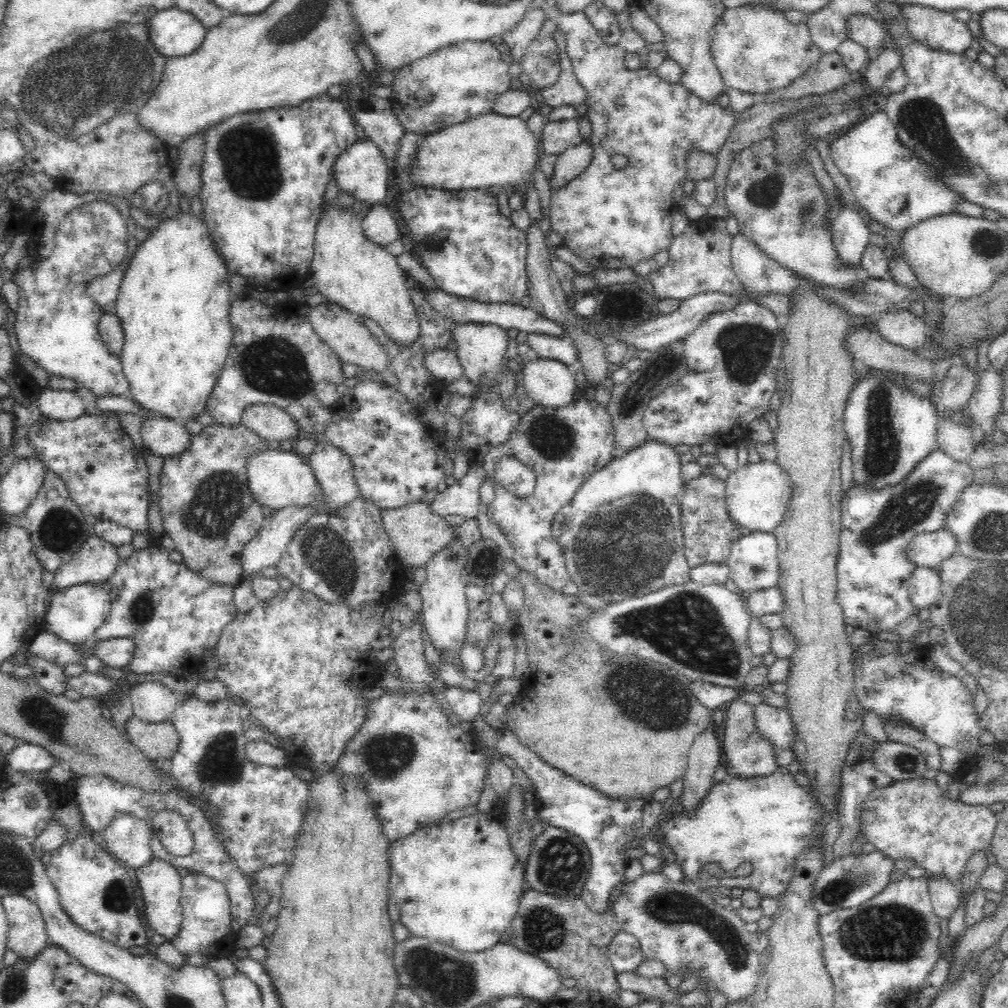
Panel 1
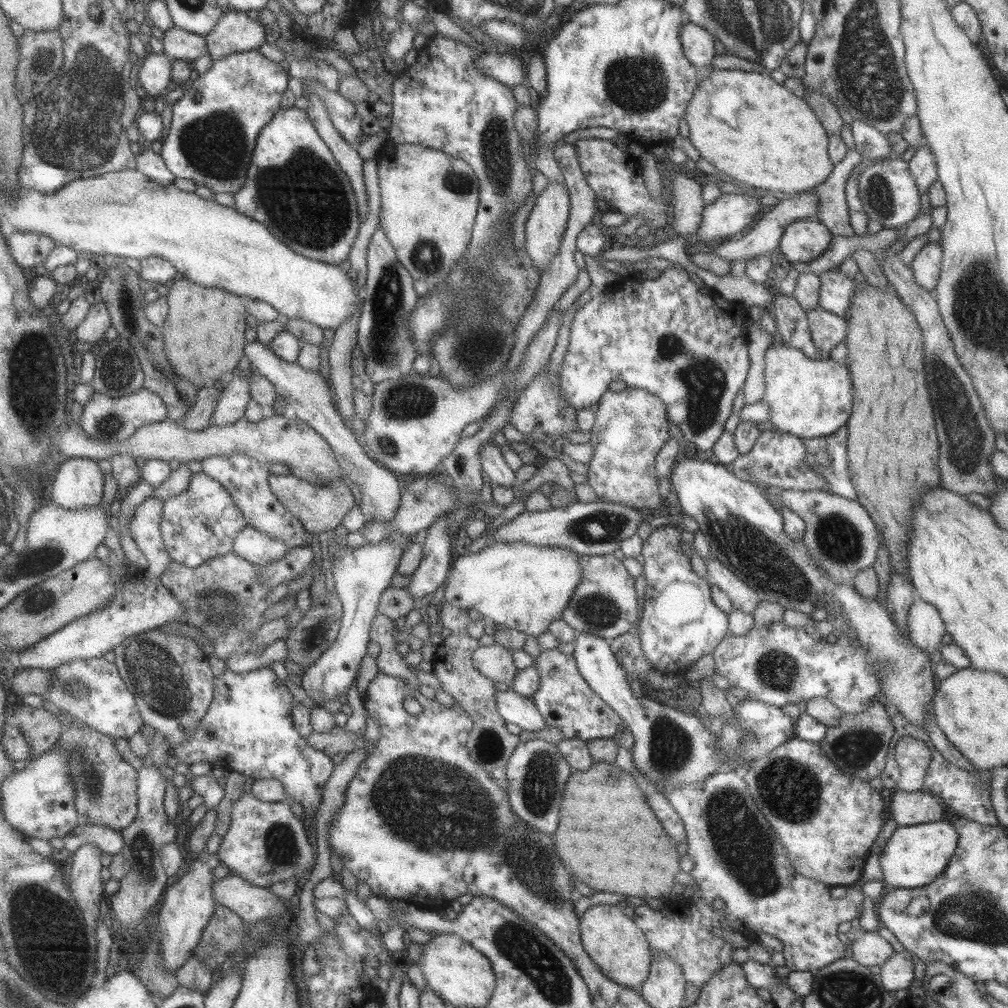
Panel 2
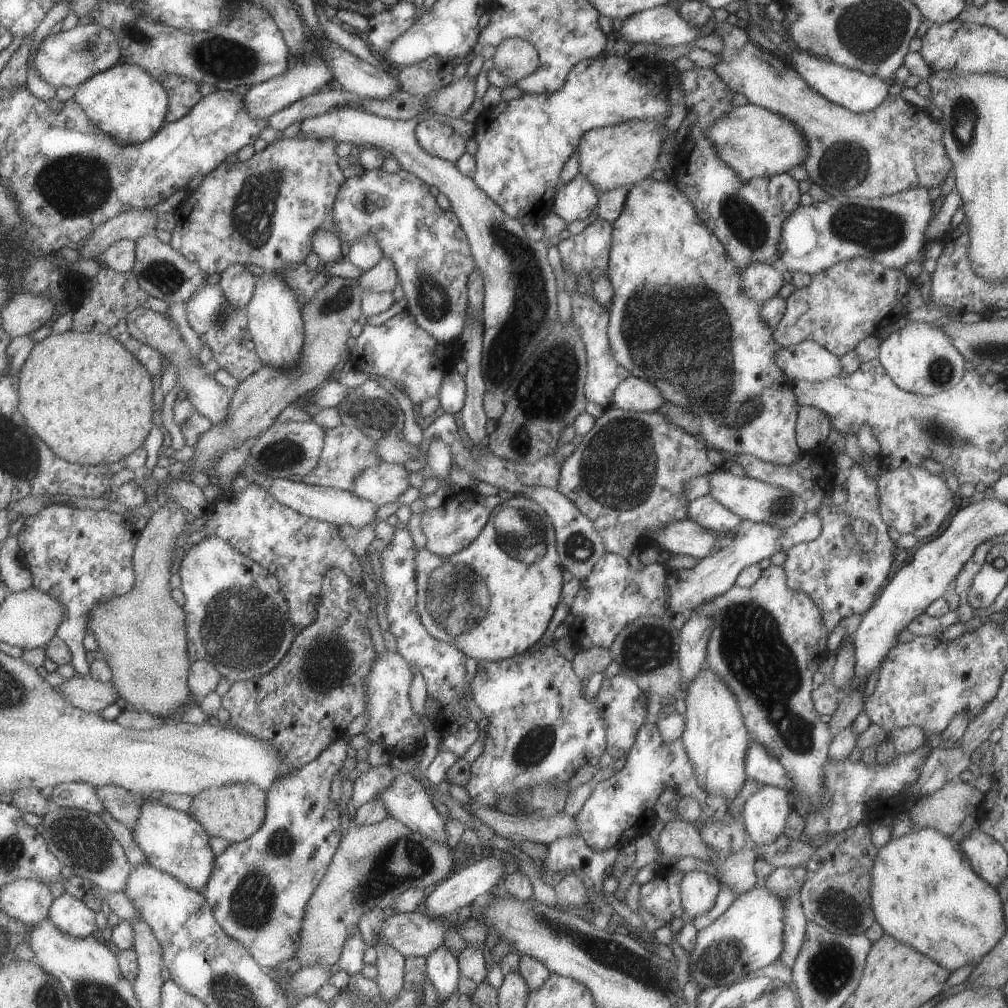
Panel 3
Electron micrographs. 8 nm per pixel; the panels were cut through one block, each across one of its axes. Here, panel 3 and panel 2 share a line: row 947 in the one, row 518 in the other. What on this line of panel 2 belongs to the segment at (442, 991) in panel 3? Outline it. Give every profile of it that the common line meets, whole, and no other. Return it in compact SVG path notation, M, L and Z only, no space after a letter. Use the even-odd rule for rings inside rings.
M446 515L428 527L422 561L412 573L410 583L406 585L417 605L423 596L440 588L450 573L452 566L450 539L453 535L449 535L448 529L450 530L446 525Z

